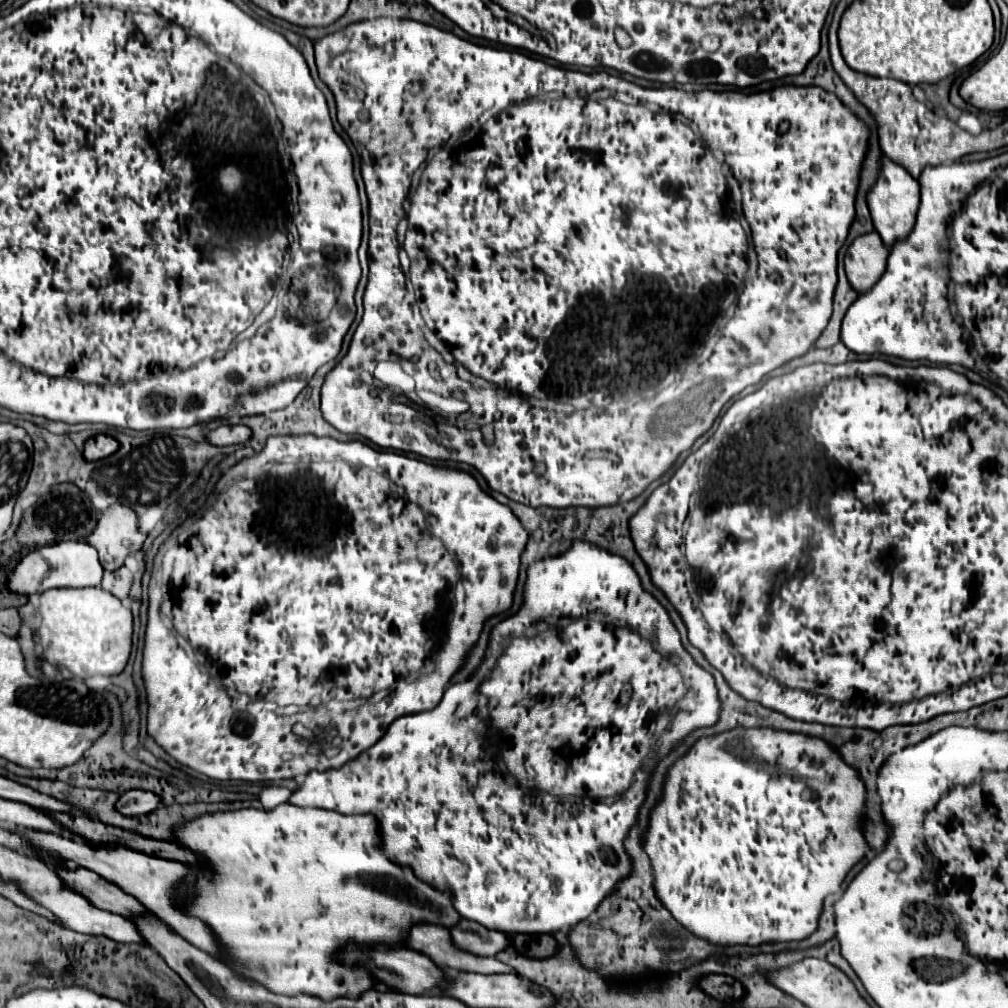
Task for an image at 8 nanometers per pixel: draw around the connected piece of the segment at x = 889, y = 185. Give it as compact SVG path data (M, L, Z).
M881 156L881 170L873 188L867 194L867 204L869 204L875 230L879 232L883 242L891 246L897 242L897 238L907 236L913 228L913 220L919 208L919 184L901 164Z

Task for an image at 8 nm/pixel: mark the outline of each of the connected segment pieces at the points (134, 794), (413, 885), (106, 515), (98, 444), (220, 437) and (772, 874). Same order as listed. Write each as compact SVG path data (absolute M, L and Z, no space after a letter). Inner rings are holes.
M129 790L129 792L121 794L121 798L117 802L117 810L127 816L143 816L147 812L153 812L153 808L157 808L159 804L161 804L161 798L153 792Z
M279 804L273 810L255 810L255 808L243 808L243 810L235 810L235 812L217 812L217 814L207 814L201 816L185 826L181 826L181 830L177 832L177 840L181 842L181 846L187 846L189 850L201 854L203 858L209 860L213 874L203 874L197 882L197 896L195 900L189 904L189 912L193 912L193 916L201 918L205 924L209 924L213 928L213 932L217 934L219 942L227 948L227 956L229 956L229 966L251 978L261 982L265 988L269 988L271 992L277 994L287 994L287 996L295 996L299 992L305 994L315 994L323 1000L333 1000L335 996L359 996L361 992L369 990L373 984L373 978L369 976L369 972L365 972L363 968L343 968L341 964L335 964L331 960L331 954L337 950L337 946L345 944L345 942L357 942L357 944L397 944L403 940L403 936L407 934L407 926L415 924L415 922L431 922L431 924L441 924L441 926L451 926L455 922L459 922L459 914L457 910L451 906L449 896L437 892L435 888L431 888L429 884L417 880L413 876L413 872L409 868L399 868L393 862L389 864L389 860L383 856L381 846L379 846L379 838L377 838L377 822L373 816L365 814L365 816L343 816L331 810L319 810L319 808L297 808L291 804Z
M113 504L101 514L97 528L89 534L89 544L97 548L101 566L113 572L123 566L123 560L131 552L143 548L145 538L147 532L139 530L135 510L123 504Z
M97 434L85 442L83 456L85 456L85 460L101 460L101 458L117 452L117 448L119 448L119 442L113 436Z
M221 424L219 428L207 432L207 440L215 446L231 446L231 444L245 444L251 432L243 424Z
M735 728L731 732L717 734L713 738L699 740L685 758L681 758L671 770L665 782L665 794L657 808L651 814L651 824L645 834L645 852L651 858L651 866L655 870L655 890L663 906L673 914L677 922L681 922L691 934L705 938L713 944L763 944L763 942L789 942L789 940L803 940L817 928L817 918L821 914L821 906L825 896L833 894L837 886L843 882L845 874L865 856L867 842L859 832L857 820L861 814L861 806L865 800L865 786L859 780L857 772L847 766L841 756L823 740L797 736L793 732L781 732L773 728ZM775 768L783 768L785 774L781 780L775 776ZM793 770L803 770L799 776L787 774ZM805 780L805 786L795 784Z

